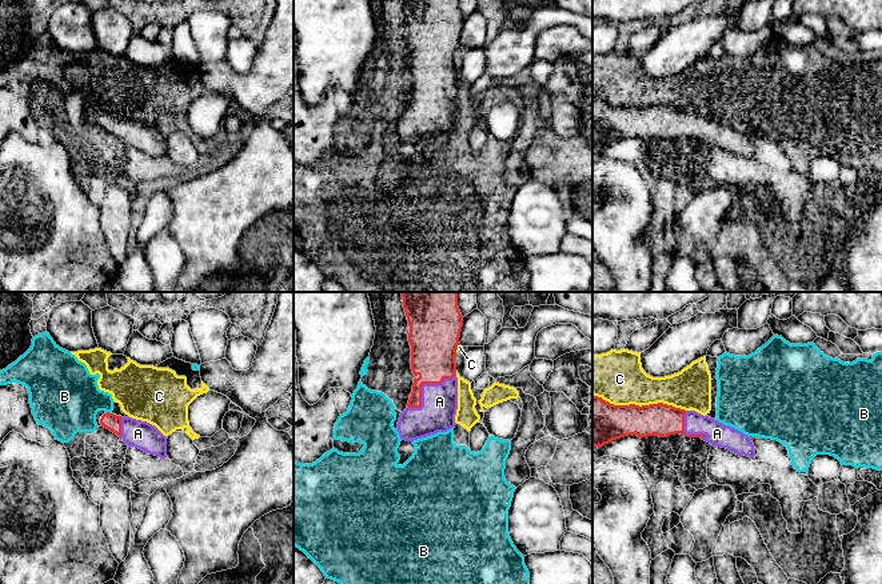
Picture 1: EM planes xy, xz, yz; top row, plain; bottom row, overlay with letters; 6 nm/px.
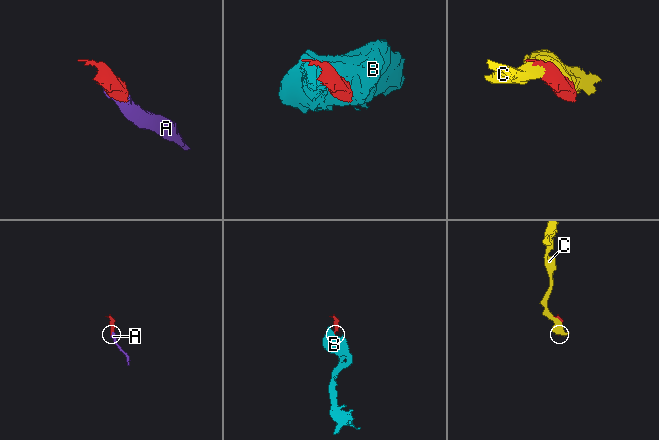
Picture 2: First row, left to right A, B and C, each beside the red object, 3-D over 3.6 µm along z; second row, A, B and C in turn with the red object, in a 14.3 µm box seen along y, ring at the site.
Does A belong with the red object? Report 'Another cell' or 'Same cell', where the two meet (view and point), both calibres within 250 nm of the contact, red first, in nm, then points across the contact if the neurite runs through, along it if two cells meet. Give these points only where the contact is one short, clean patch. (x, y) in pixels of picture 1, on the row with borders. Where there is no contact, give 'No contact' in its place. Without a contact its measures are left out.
Same cell. Touches red at xz (424, 383). Thickness 280 nm (red) against 220 nm. Path across: xz (434, 343), (434, 374), (424, 383), (439, 402)

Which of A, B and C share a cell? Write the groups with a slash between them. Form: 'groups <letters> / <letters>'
groups A / B C

